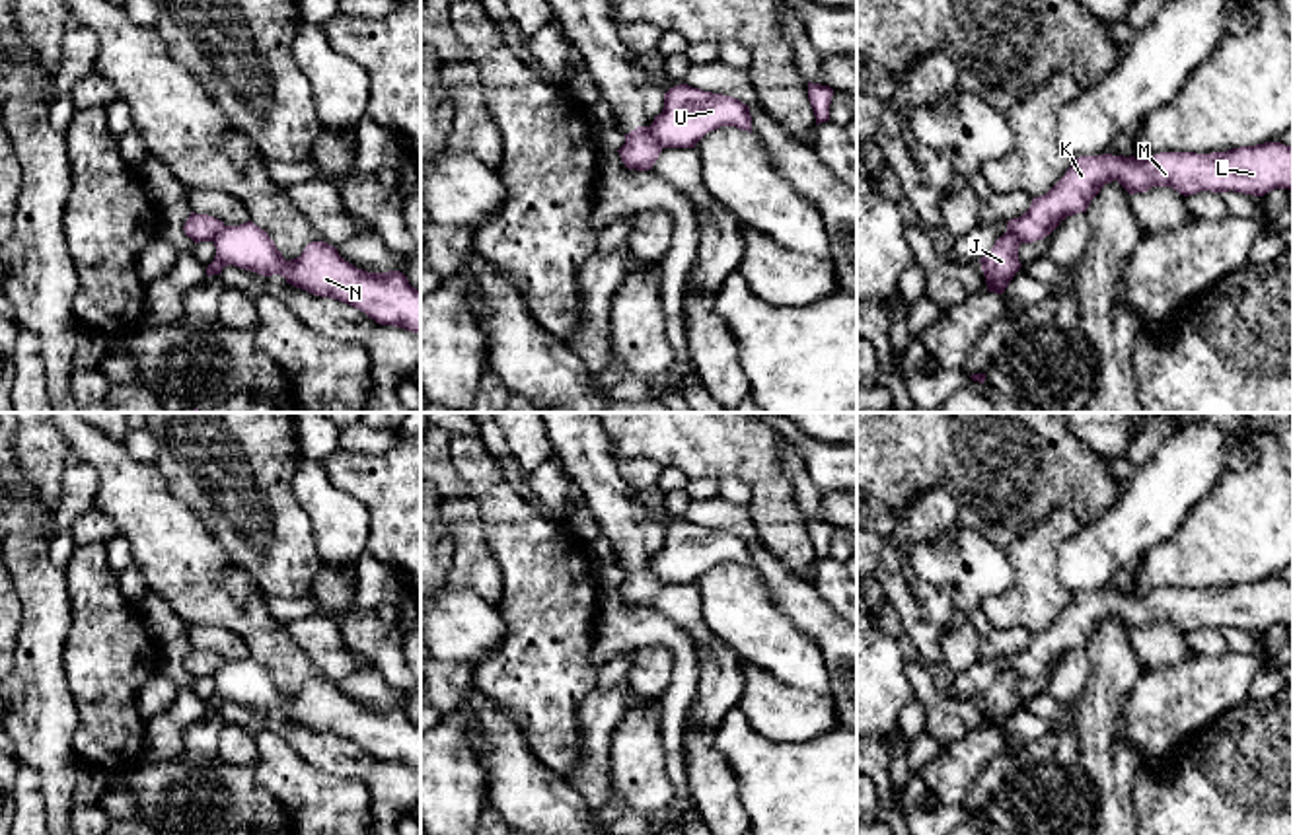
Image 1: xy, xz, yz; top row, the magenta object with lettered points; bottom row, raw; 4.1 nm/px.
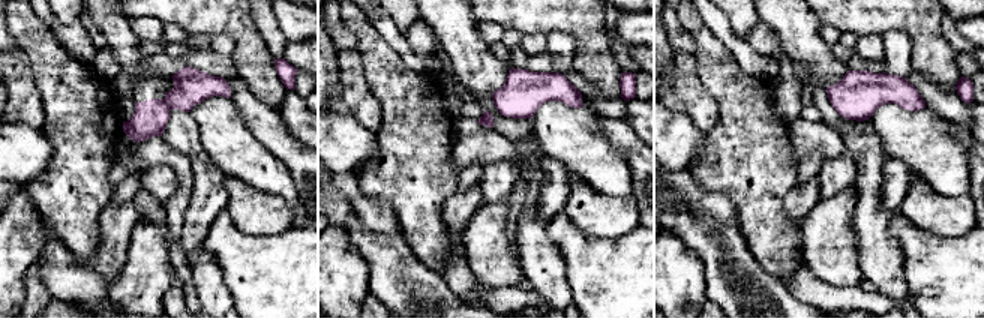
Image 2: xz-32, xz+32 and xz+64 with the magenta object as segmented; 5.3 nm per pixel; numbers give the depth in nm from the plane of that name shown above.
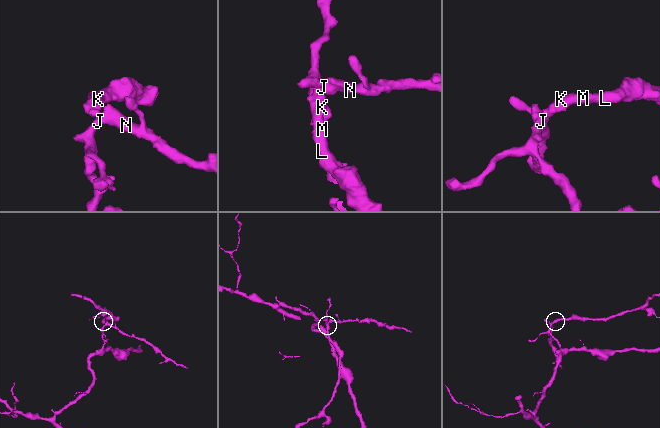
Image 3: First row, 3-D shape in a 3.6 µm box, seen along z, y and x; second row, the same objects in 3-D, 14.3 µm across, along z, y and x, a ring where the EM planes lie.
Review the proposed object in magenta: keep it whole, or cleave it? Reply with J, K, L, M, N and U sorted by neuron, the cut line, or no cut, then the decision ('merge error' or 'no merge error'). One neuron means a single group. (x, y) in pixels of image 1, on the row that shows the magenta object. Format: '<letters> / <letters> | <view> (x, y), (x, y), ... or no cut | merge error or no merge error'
J N U / K L M | xz (649, 127), (663, 146) | merge error

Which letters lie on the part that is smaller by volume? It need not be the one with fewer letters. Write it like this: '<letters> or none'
K, L, M

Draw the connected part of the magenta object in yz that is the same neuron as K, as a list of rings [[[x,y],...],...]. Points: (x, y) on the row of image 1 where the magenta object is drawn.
[[[1264,142],[1211,154],[1161,152],[1147,160],[1081,156],[1046,195],[1032,199],[1022,216],[1007,222],[1007,232],[1020,243],[1044,239],[1067,216],[1087,212],[1090,200],[1114,179],[1129,195],[1172,187],[1184,197],[1201,191],[1264,197],[1274,189],[1293,191],[1293,148]]]

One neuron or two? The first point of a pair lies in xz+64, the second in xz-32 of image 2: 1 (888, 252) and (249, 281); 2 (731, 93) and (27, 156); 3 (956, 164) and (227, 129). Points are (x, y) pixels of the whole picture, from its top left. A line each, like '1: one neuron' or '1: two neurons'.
1: two neurons
2: two neurons
3: one neuron

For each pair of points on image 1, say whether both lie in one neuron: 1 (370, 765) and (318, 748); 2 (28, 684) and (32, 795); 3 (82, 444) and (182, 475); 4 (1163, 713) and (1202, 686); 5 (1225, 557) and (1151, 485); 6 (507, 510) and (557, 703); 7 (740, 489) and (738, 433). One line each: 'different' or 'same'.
1: same
2: different
3: different
4: same
5: different
6: same
7: different

